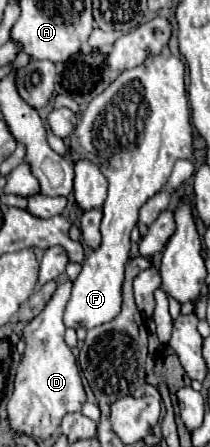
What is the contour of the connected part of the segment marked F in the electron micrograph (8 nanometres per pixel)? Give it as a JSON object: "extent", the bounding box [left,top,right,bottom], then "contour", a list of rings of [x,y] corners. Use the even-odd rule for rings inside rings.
{"extent":[63,50,193,330],"contour":[[[169,50],[149,56],[143,64],[131,70],[123,70],[97,98],[91,100],[91,104],[83,112],[75,132],[71,134],[69,156],[73,162],[77,162],[77,158],[89,158],[91,162],[97,162],[109,180],[109,194],[103,204],[103,222],[101,222],[103,242],[95,252],[91,252],[85,258],[83,270],[73,282],[73,292],[67,302],[65,320],[63,320],[67,328],[81,326],[89,330],[99,324],[111,322],[121,312],[123,270],[129,260],[129,248],[131,248],[129,232],[137,224],[139,208],[167,184],[173,164],[181,158],[193,160],[191,134],[193,134],[193,128],[191,128],[191,118],[189,118],[189,102],[185,94],[185,66]]]}

